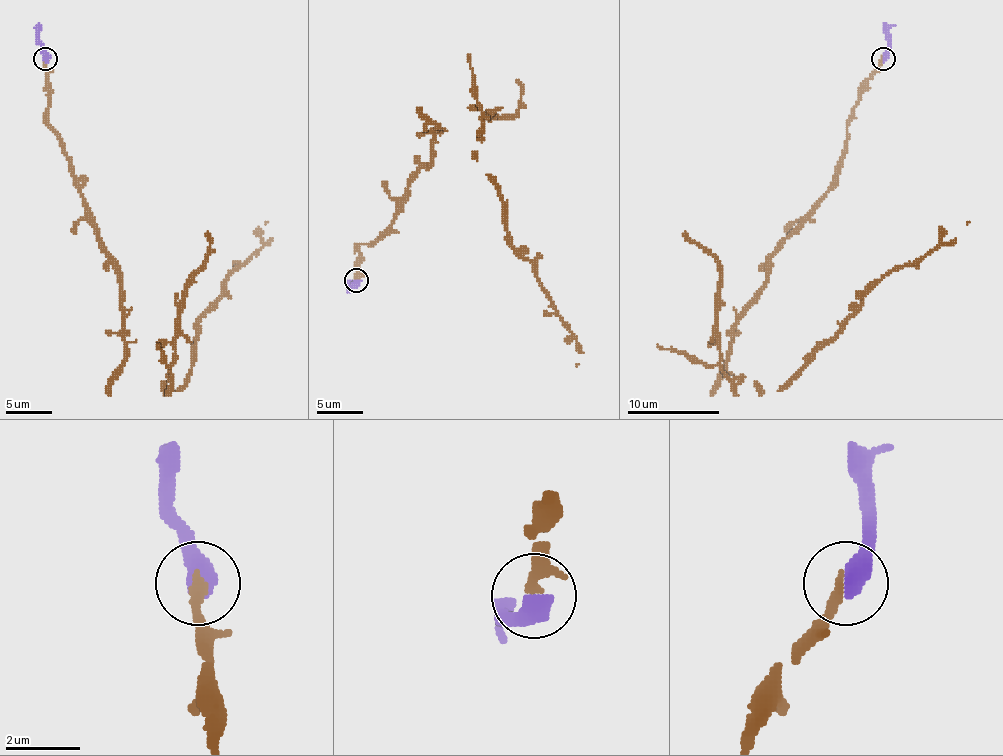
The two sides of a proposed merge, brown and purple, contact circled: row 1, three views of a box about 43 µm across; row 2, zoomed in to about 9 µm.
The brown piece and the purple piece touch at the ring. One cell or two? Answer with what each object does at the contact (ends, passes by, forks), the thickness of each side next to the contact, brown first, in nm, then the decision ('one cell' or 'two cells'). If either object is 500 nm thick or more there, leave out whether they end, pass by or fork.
calibres 280 and 600 nm; one cell

